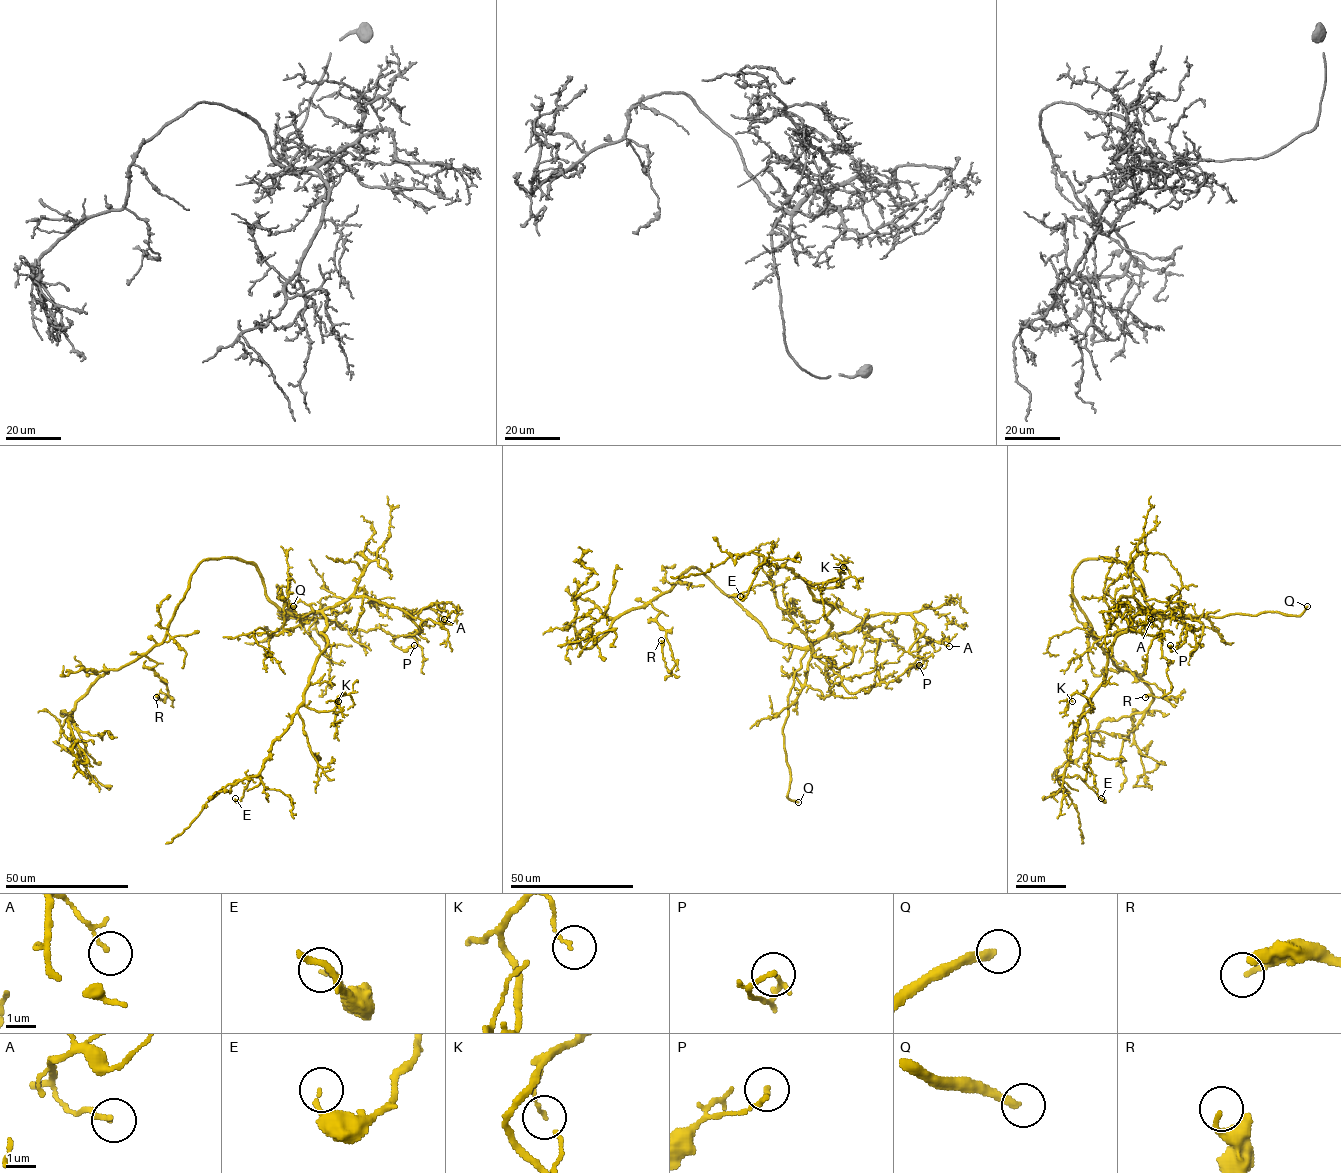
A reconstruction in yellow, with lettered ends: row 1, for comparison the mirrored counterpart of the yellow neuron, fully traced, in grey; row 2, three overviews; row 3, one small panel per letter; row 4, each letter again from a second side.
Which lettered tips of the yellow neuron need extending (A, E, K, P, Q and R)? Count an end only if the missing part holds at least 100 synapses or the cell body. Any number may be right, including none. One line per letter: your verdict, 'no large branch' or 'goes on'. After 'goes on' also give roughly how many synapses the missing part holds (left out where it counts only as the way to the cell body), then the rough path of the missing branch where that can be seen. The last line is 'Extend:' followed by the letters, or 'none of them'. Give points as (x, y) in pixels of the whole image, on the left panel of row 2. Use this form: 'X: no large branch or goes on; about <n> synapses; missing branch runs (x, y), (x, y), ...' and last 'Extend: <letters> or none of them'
A: no large branch
E: no large branch
K: no large branch
P: no large branch
Q: goes on; missing branch runs (293, 606), (300, 605), (263, 592), (262, 594)
R: no large branch
Extend: Q

